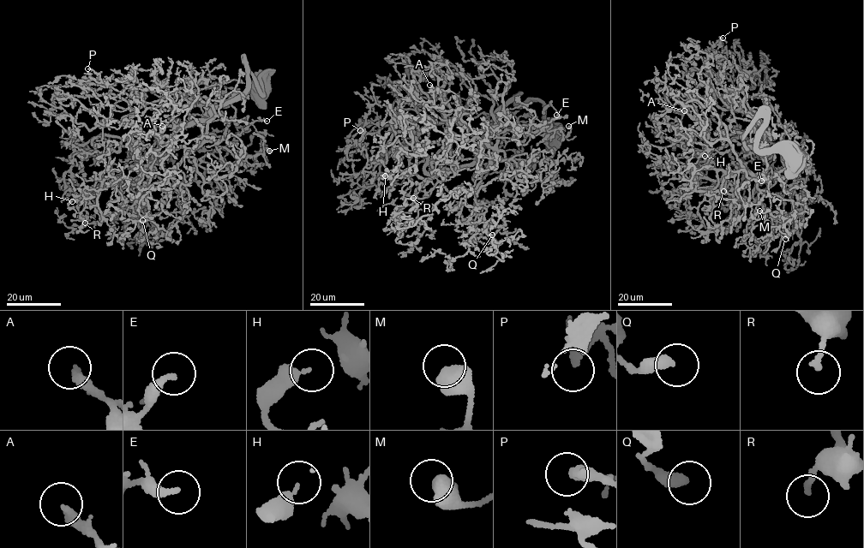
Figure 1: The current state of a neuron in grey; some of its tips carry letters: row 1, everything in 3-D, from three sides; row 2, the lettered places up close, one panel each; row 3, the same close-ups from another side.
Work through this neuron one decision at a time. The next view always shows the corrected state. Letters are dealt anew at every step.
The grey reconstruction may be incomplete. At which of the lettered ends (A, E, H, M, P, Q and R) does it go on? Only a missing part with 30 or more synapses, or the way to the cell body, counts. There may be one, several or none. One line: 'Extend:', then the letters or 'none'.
Extend: none

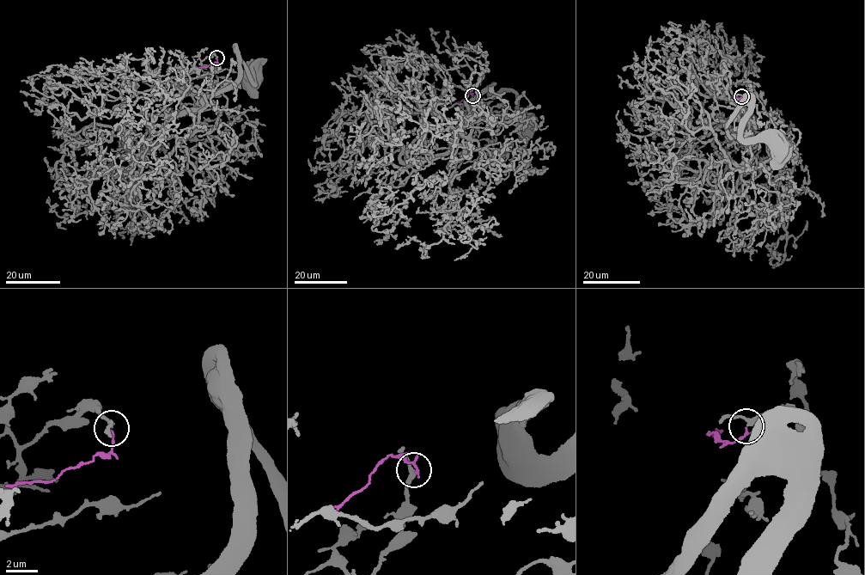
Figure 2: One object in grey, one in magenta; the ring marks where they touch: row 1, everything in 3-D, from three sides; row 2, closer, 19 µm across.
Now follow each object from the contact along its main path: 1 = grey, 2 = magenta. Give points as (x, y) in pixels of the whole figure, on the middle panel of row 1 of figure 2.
1: (472, 95), (466, 118), (424, 127), (400, 160), (445, 153), (491, 83), (494, 94), (514, 92), (528, 123)
2: (472, 96), (466, 94), (464, 100), (457, 102)

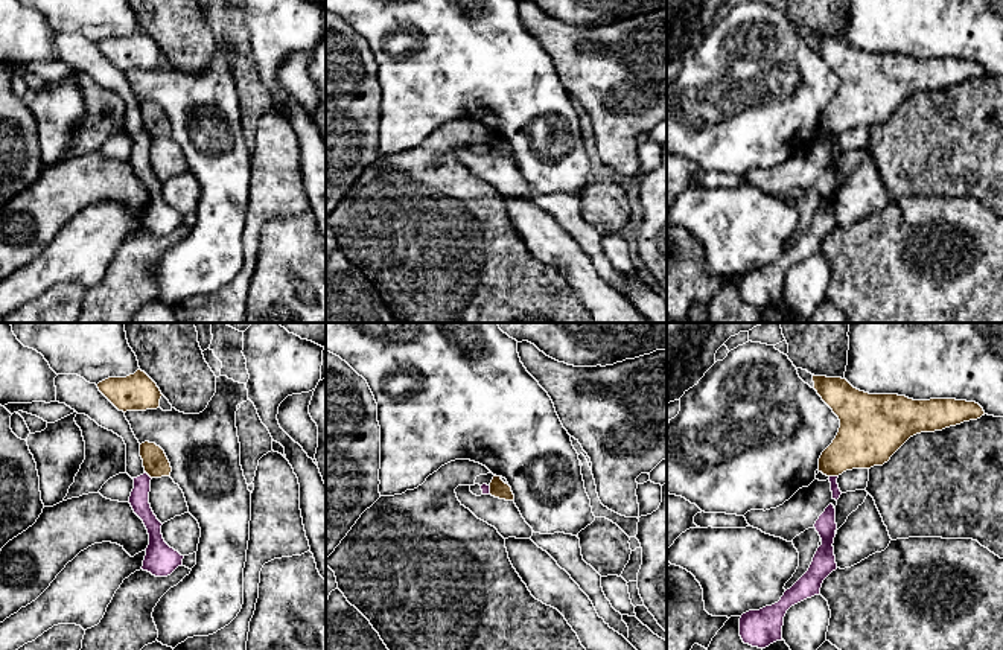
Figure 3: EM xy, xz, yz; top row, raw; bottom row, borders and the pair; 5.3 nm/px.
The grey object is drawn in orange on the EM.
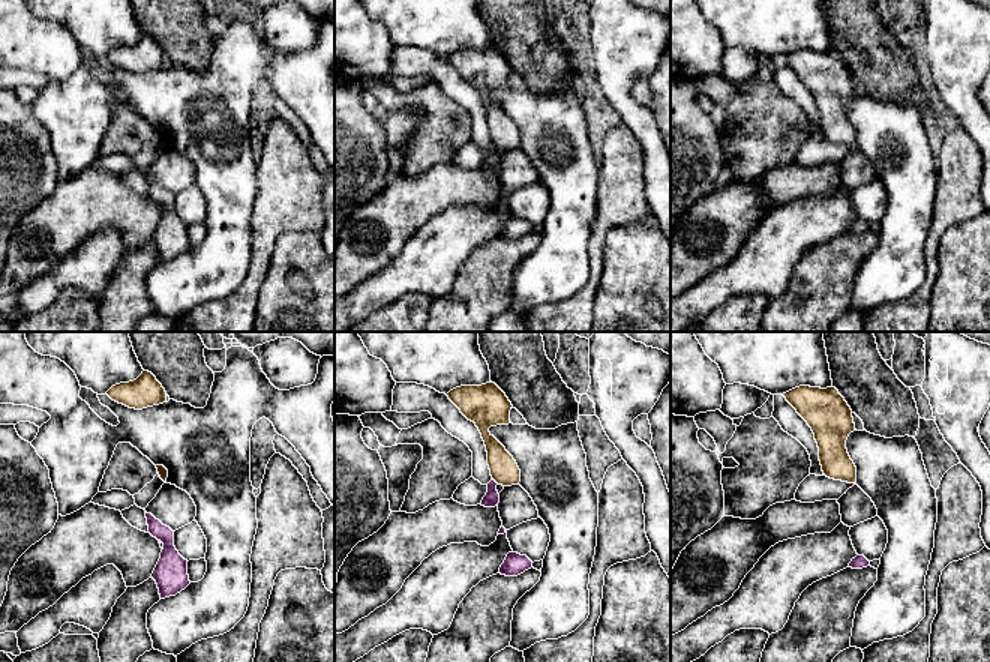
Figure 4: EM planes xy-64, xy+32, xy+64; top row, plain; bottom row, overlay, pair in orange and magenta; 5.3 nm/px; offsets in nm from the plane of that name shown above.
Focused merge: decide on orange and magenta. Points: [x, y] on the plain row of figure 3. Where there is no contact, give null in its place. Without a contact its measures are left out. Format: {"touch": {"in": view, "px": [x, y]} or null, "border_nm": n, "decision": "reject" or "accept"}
{"touch": {"in": "yz", "px": [834, 134]}, "border_nm": 50, "decision": "reject"}

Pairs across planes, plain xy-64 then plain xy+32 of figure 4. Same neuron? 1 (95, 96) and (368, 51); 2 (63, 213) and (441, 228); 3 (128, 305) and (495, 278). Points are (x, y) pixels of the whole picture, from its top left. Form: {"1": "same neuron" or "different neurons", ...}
{"1": "same neuron", "2": "different neurons", "3": "same neuron"}

